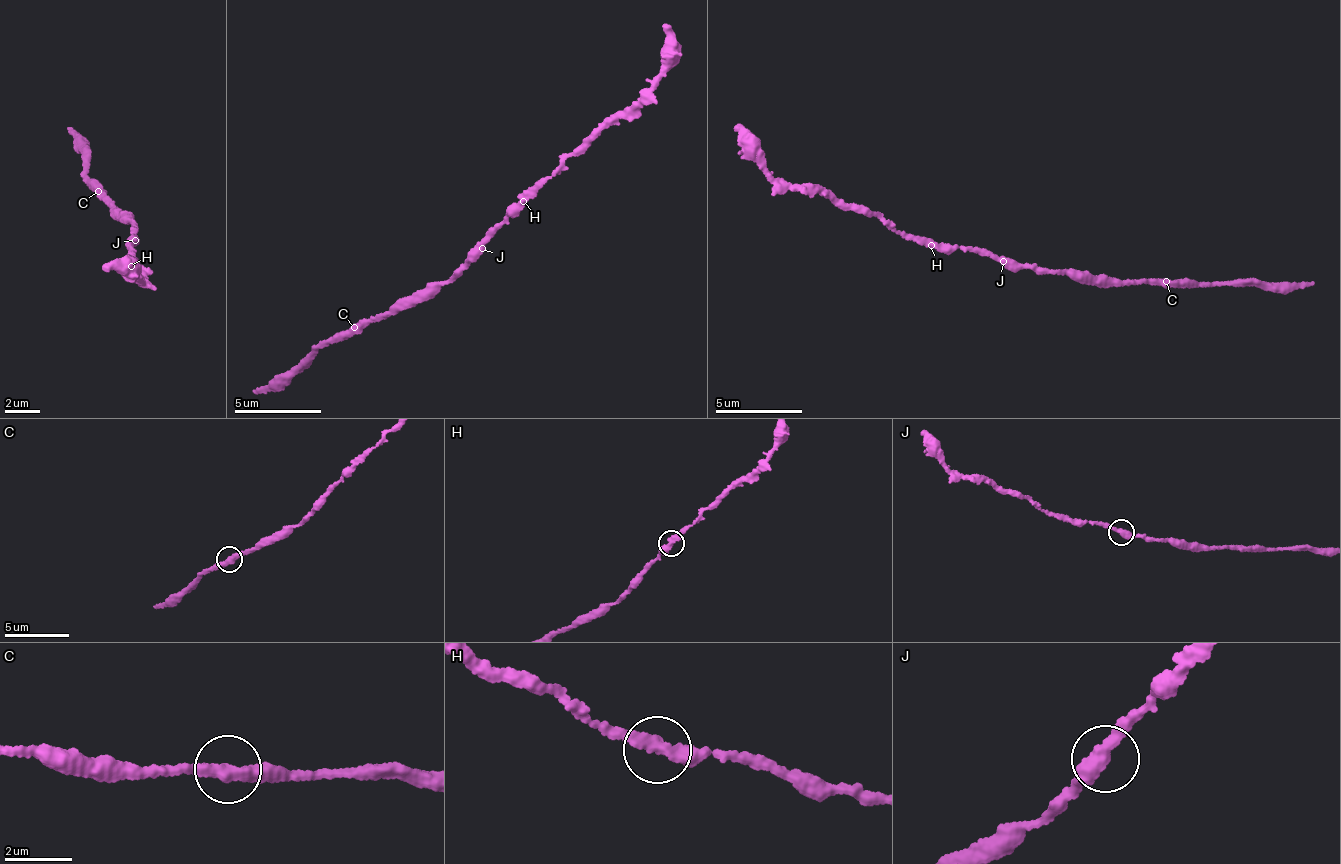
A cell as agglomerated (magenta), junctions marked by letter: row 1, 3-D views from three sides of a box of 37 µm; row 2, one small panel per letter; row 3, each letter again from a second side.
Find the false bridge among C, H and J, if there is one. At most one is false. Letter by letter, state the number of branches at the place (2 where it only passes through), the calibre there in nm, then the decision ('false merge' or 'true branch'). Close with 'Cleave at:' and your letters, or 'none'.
C: branches 2; calibre 400 nm; true branch
H: branches 2; calibre 400 nm; true branch
J: branches 2; calibre 440 nm; true branch
Cleave at: none

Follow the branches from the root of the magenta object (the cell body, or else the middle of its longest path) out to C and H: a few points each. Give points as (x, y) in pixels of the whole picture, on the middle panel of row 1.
C: (473, 248), (469, 265), (440, 284), (433, 282), (388, 312), (375, 314), (354, 327)
H: (473, 248), (485, 239), (485, 232), (524, 202)

